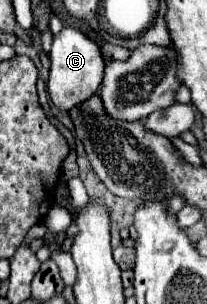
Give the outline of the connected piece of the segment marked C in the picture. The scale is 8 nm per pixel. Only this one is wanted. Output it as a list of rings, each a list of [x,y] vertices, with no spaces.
[[[64,27],[52,39],[50,49],[50,77],[48,77],[48,93],[56,107],[62,111],[70,111],[74,105],[86,101],[94,95],[104,79],[104,59],[100,55],[100,47],[78,27]]]

